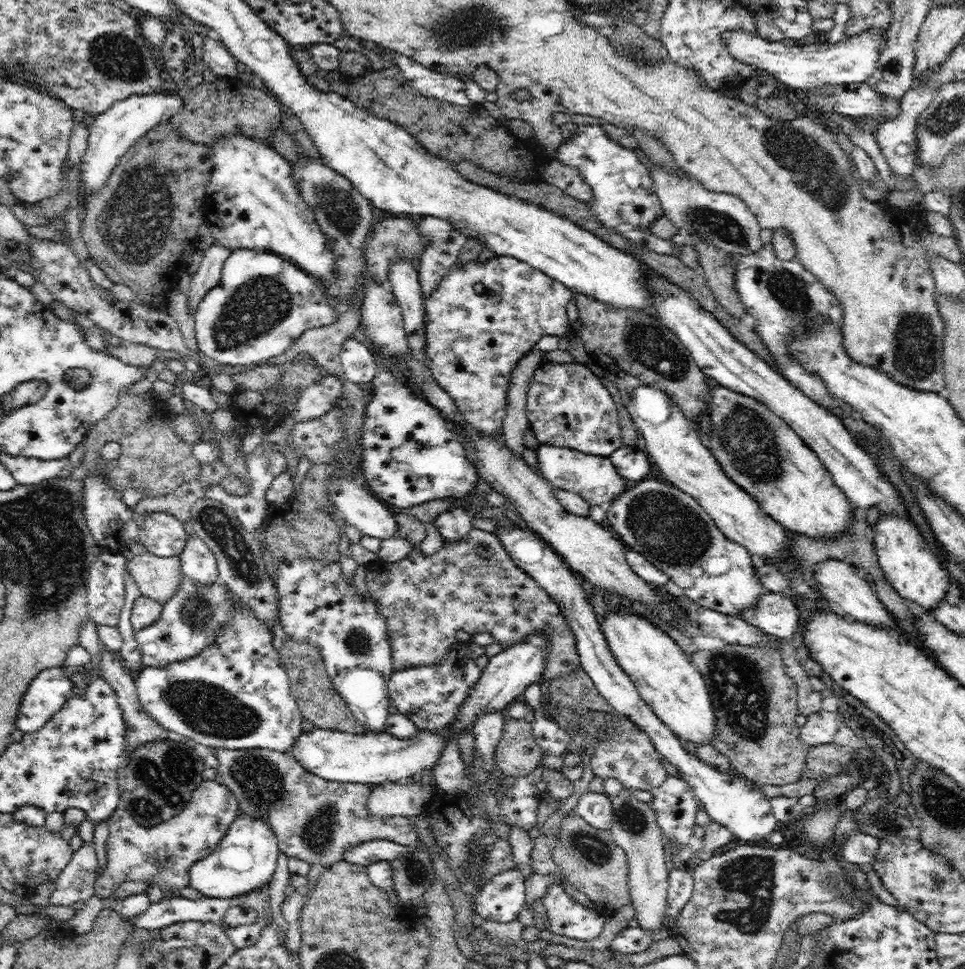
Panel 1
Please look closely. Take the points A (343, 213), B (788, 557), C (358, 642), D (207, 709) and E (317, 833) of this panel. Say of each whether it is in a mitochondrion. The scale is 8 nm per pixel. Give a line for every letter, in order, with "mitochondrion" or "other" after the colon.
A: mitochondrion
B: other
C: mitochondrion
D: mitochondrion
E: mitochondrion

